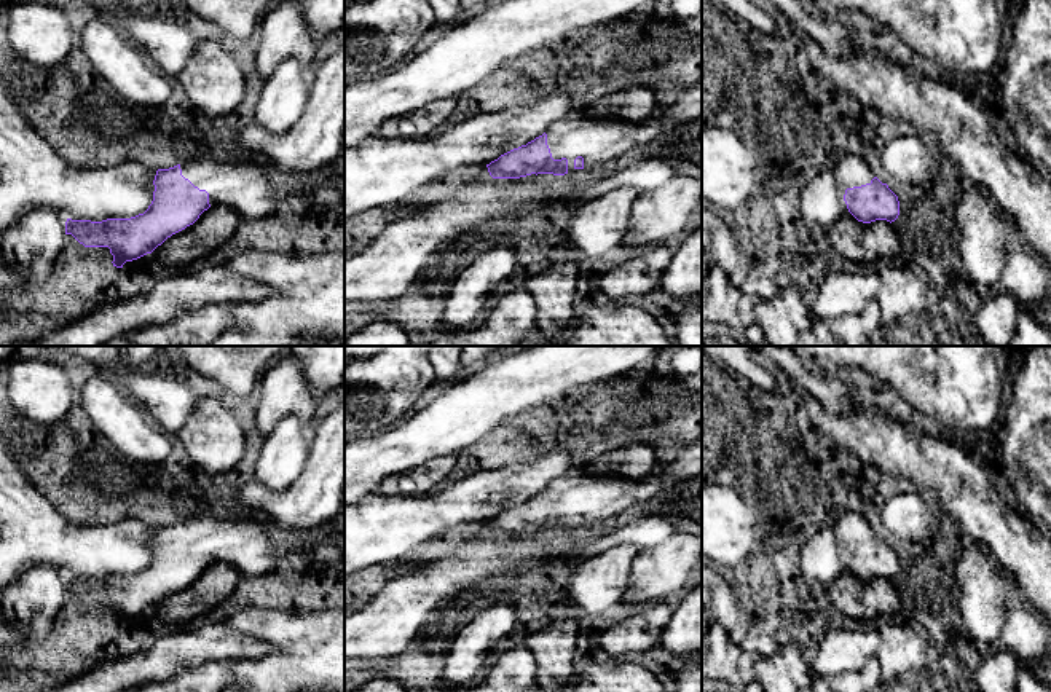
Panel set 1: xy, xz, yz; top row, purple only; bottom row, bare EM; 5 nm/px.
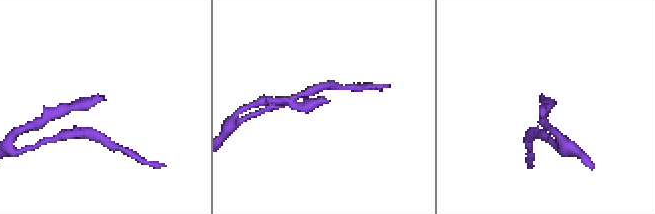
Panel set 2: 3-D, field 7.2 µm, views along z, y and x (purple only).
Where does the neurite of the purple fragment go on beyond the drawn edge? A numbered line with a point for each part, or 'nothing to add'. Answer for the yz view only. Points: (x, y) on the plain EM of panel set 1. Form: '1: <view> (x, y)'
1: yz (850, 528)

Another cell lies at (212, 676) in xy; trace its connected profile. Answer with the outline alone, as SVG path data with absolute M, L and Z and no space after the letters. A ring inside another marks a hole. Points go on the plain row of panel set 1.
M207 662L182 668L164 682L145 684L131 692L222 692L231 679L233 674L225 663Z

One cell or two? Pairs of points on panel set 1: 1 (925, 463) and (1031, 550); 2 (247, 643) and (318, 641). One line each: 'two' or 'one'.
1: one
2: two

